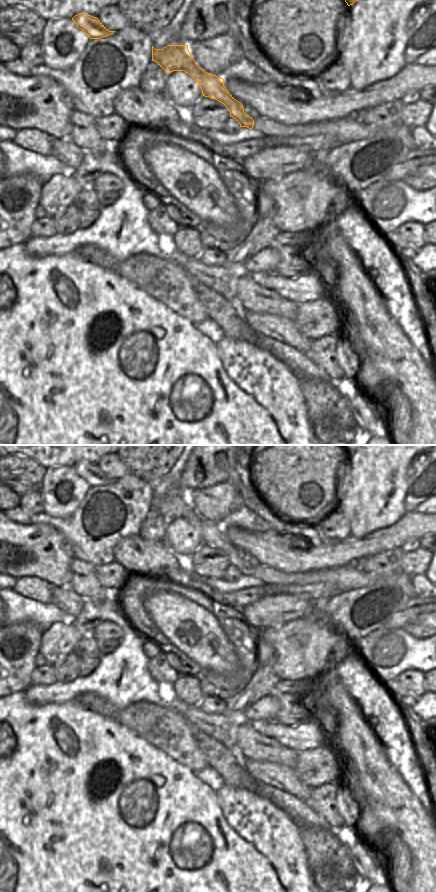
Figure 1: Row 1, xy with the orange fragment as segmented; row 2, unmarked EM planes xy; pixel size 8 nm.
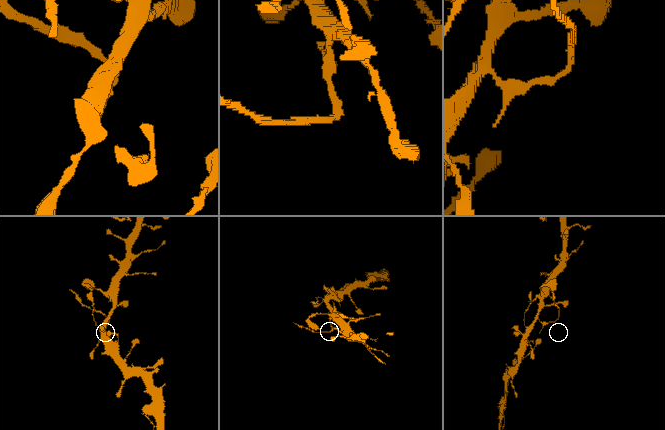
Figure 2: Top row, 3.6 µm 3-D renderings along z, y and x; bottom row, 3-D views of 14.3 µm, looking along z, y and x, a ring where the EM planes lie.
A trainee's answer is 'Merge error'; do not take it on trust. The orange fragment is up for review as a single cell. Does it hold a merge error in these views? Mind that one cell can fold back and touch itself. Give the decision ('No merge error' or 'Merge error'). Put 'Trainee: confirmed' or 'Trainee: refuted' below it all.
Merge error.
Trainee: confirmed

